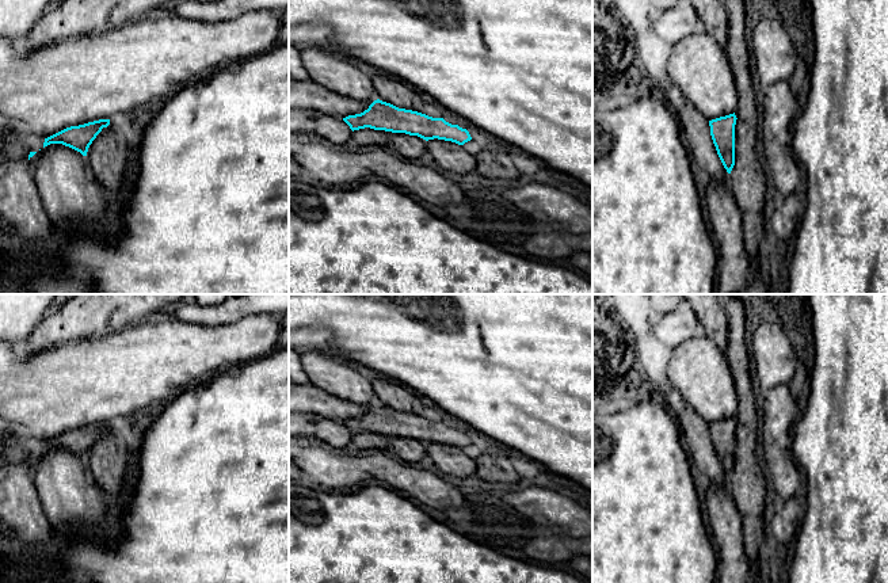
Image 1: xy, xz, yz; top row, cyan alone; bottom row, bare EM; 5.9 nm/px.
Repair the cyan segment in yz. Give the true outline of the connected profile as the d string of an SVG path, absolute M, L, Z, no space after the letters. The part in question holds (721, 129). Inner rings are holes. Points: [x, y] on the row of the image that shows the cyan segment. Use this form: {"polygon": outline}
{"polygon": "M729 114L709 121L710 136L716 146L717 155L727 169L731 174L735 165L735 125L736 115Z"}

